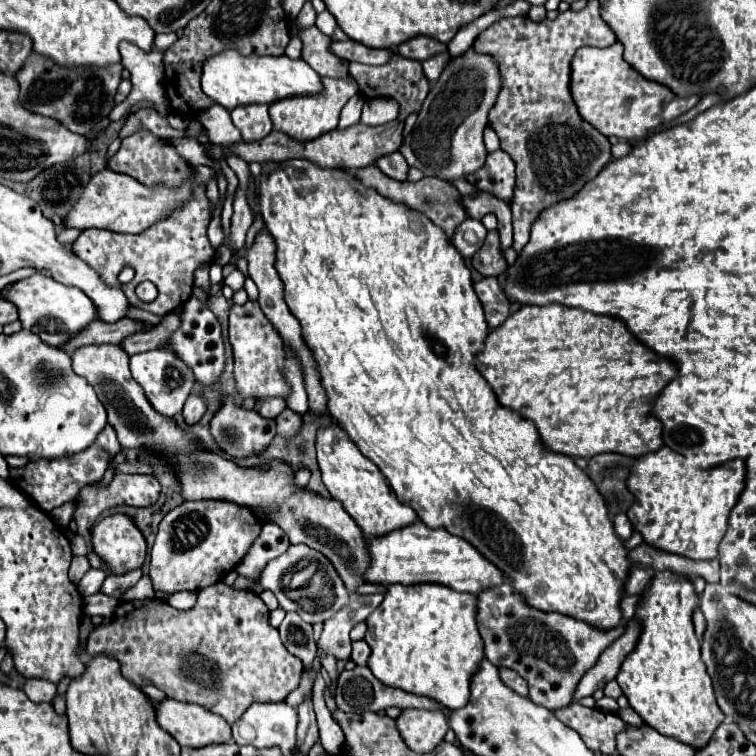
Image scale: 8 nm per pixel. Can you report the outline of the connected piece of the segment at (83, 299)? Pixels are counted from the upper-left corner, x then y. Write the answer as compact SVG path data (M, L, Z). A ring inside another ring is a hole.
M33 274L25 280L19 280L11 286L3 298L11 300L19 308L19 320L23 328L37 334L49 346L63 346L81 330L87 328L89 322L97 320L97 306L77 288L63 286L61 282L53 280L47 274Z

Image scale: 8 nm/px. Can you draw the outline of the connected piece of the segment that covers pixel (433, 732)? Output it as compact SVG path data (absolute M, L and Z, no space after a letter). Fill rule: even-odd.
M401 710L395 722L401 738L415 752L431 752L449 730L447 718L435 710Z

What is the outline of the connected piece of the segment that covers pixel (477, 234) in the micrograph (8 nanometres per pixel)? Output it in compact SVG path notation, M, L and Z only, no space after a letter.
M469 218L469 220L465 220L465 222L457 228L457 232L455 232L455 236L453 236L453 246L459 250L459 254L461 254L463 258L471 258L471 256L483 246L485 234L487 234L487 230L485 230L485 226L481 224L481 220Z

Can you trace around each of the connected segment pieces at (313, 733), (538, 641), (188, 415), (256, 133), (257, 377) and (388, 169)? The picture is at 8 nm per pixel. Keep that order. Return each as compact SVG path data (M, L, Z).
M307 698L301 706L299 706L299 724L297 724L297 750L307 754L313 744L319 742L319 730L317 730L317 722L315 722L315 712L313 712L313 704L311 698Z
M511 584L489 588L477 596L477 620L485 642L485 658L495 666L507 666L525 678L529 684L529 698L549 710L571 704L575 684L597 662L601 652L625 632L625 624L635 616L635 600L639 600L639 596L623 596L621 624L611 630L601 630L583 620L575 620L559 612L541 612L529 606Z
M191 394L191 396L187 398L185 406L183 406L183 418L185 418L185 422L187 422L189 426L193 426L193 424L197 424L197 422L203 418L205 410L207 410L205 396L201 396L201 394Z
M259 104L259 108L235 108L235 112L231 112L233 124L239 128L242 140L259 140L263 136L267 136L271 132L271 118L267 108L263 108L263 104Z
M247 300L243 306L233 304L229 312L229 342L233 348L233 376L235 388L241 398L287 398L291 386L283 376L285 348L283 340L265 314L257 300Z
M395 152L395 154L387 154L387 156L381 156L377 166L381 168L383 174L387 174L389 178L395 178L395 180L407 180L407 162L403 160L401 152Z

